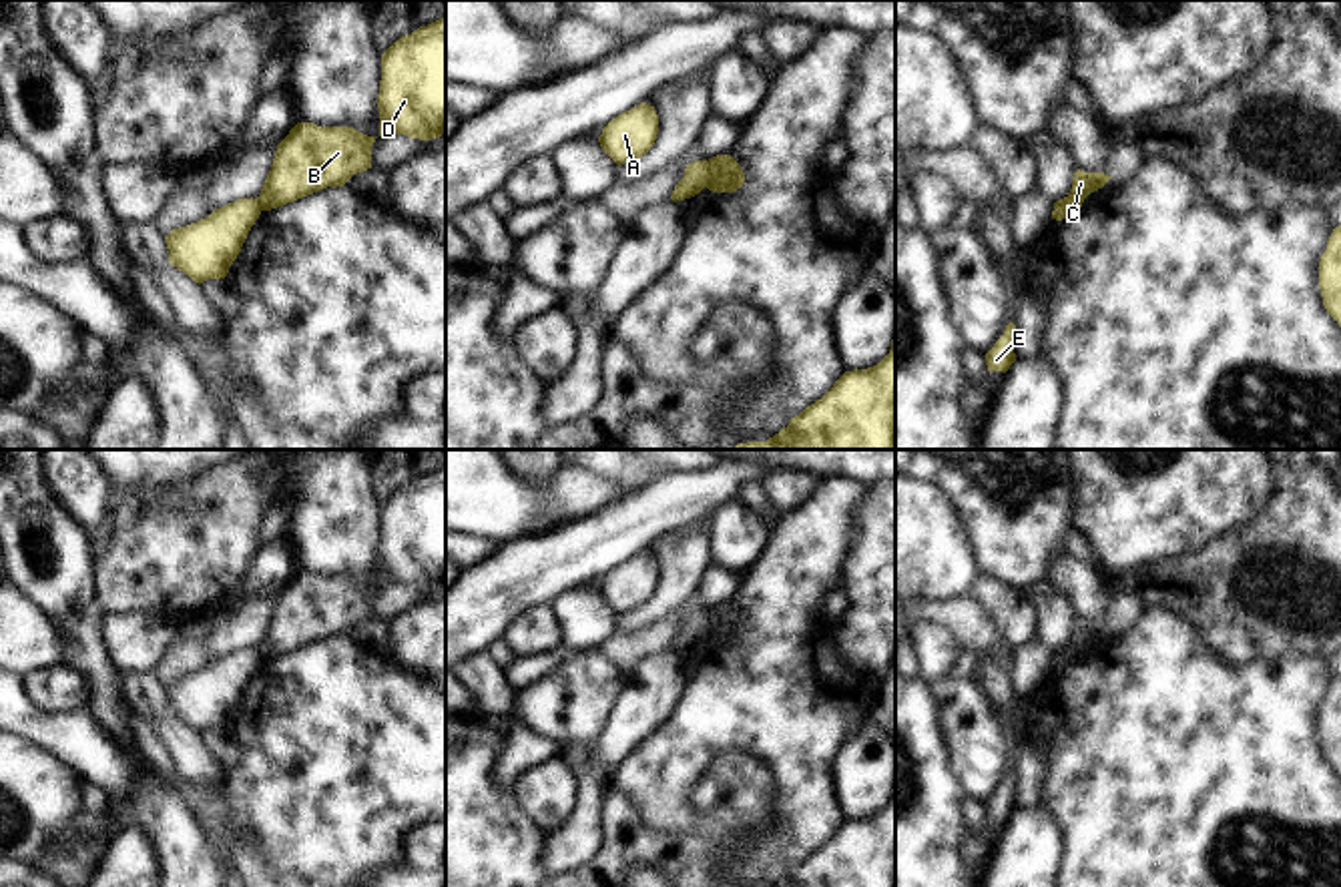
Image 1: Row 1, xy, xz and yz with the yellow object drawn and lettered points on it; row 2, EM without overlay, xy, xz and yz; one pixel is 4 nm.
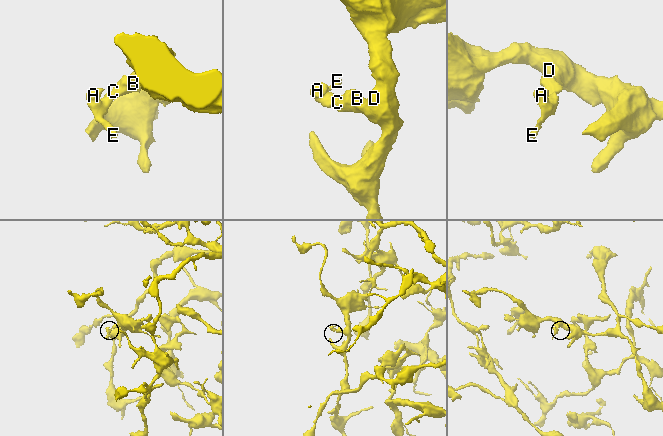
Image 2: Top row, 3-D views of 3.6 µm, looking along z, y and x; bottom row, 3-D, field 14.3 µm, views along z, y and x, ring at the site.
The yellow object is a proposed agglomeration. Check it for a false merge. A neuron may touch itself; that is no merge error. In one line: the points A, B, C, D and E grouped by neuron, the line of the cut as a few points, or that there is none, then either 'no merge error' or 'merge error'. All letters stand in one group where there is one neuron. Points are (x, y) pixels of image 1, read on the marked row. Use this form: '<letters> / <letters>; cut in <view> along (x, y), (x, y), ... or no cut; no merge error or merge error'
A E / B C D; cut in xz along (709, 161), (705, 185); merge error

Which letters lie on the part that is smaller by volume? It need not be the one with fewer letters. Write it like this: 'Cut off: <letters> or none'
Cut off: A, E

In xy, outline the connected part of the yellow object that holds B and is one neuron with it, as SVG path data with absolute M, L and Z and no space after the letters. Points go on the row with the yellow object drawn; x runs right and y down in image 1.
M297 122L277 144L257 197L261 211L283 207L327 187L343 187L353 175L371 169L375 138L353 126Z

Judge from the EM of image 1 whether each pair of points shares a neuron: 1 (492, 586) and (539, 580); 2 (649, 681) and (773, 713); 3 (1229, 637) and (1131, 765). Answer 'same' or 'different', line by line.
1: same
2: different
3: different

